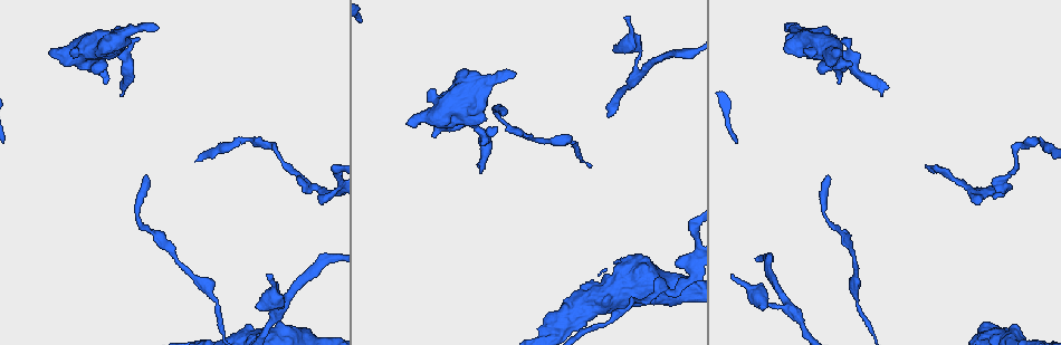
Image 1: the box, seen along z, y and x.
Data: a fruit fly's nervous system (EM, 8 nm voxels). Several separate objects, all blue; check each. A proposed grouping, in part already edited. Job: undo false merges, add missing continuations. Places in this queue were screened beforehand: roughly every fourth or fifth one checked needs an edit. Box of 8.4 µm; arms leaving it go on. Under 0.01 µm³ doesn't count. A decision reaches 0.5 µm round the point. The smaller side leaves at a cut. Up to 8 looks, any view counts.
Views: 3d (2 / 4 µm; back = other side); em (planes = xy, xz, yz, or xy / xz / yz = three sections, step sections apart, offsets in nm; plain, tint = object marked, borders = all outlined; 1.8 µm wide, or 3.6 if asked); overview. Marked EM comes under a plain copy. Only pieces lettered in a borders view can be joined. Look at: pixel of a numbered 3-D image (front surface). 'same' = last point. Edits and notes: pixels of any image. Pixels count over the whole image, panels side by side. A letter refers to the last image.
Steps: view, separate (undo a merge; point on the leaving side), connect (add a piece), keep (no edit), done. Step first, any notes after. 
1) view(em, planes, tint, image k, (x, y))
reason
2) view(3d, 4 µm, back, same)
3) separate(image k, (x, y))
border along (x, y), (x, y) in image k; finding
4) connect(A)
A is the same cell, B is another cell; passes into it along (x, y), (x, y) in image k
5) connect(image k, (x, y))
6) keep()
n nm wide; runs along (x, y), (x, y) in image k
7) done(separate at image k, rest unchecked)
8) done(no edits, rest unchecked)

view(em, planes, borders, image 1, (838, 51))
an open end

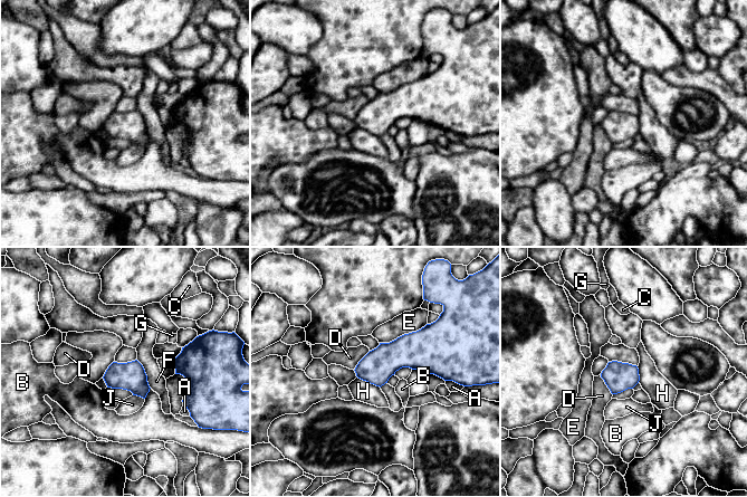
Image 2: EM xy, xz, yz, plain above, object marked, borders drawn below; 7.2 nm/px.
keep()
E touches over 380 nm; A, B, C, D, E, F, G, H and J are other cells; border along (357, 376), (380, 388) in image 2; none of them fits

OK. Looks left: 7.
view(3d, 2 µm, image 1, (482, 171))
branch stops here

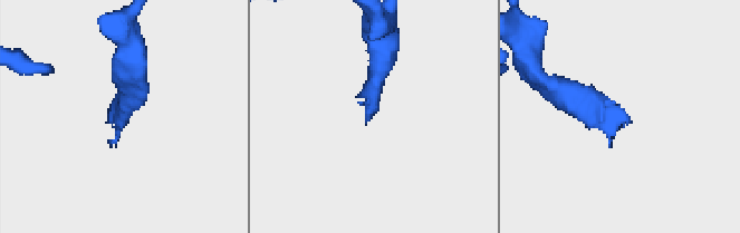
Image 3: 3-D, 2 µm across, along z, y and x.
view(em, planes, borders, image 3, (365, 124))

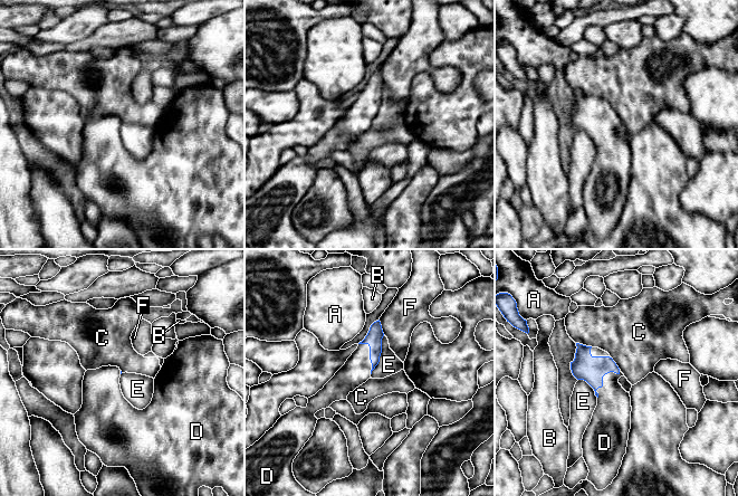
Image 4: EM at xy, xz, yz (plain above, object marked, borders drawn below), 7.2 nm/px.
connect(D)
D is the same cell, A, B, C, E and F are other cells; passes into it along (591, 369), (602, 379), (613, 411) in image 4; it goes on there

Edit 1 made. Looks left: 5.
view(overview)
redraw

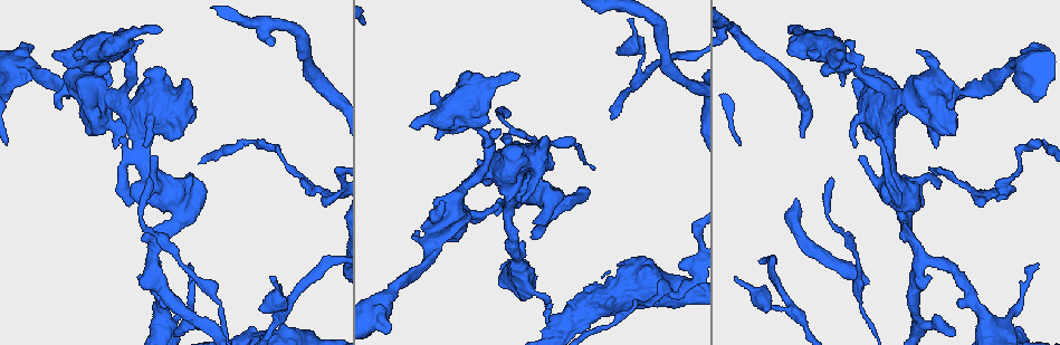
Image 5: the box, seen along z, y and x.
view(em, xz, step 8, tint, image 5, (887, 191))
thin arm on a thick one

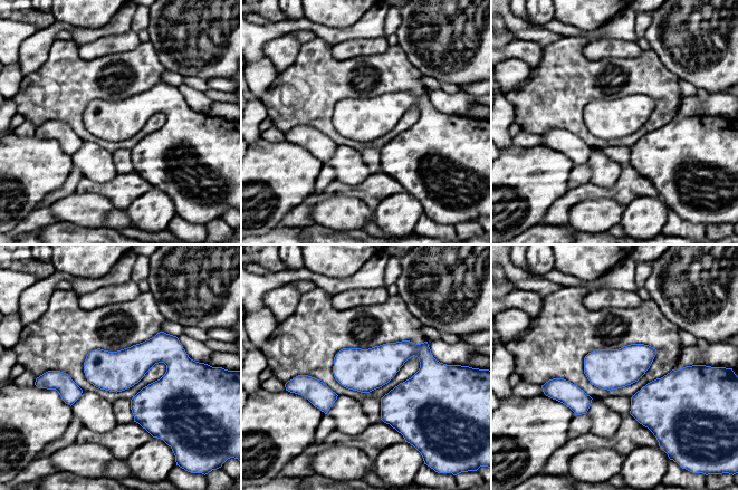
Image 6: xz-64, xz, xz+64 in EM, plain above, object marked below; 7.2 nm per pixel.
view(em, xz, step 8, borders, same)

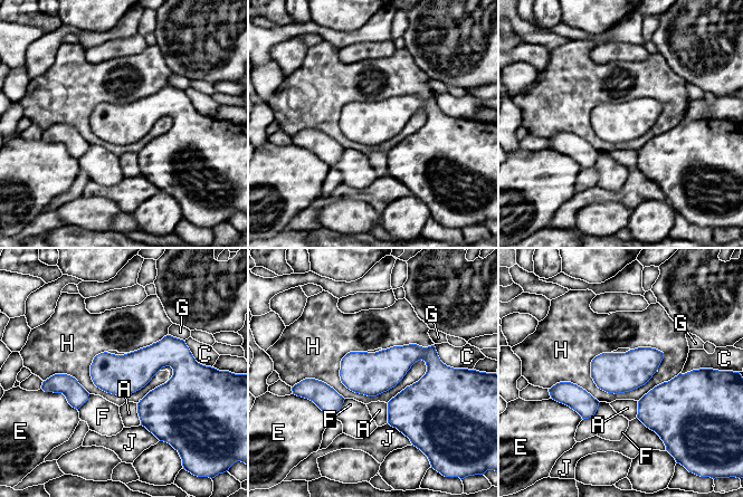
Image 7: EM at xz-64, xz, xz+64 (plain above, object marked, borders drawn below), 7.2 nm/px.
keep()
A, C, E, F, G, H and J are other cells; border along (427, 365), (375, 395), (339, 375) in image 7; all the same neuron

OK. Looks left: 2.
done(connect at image 4, rest unchecked)

